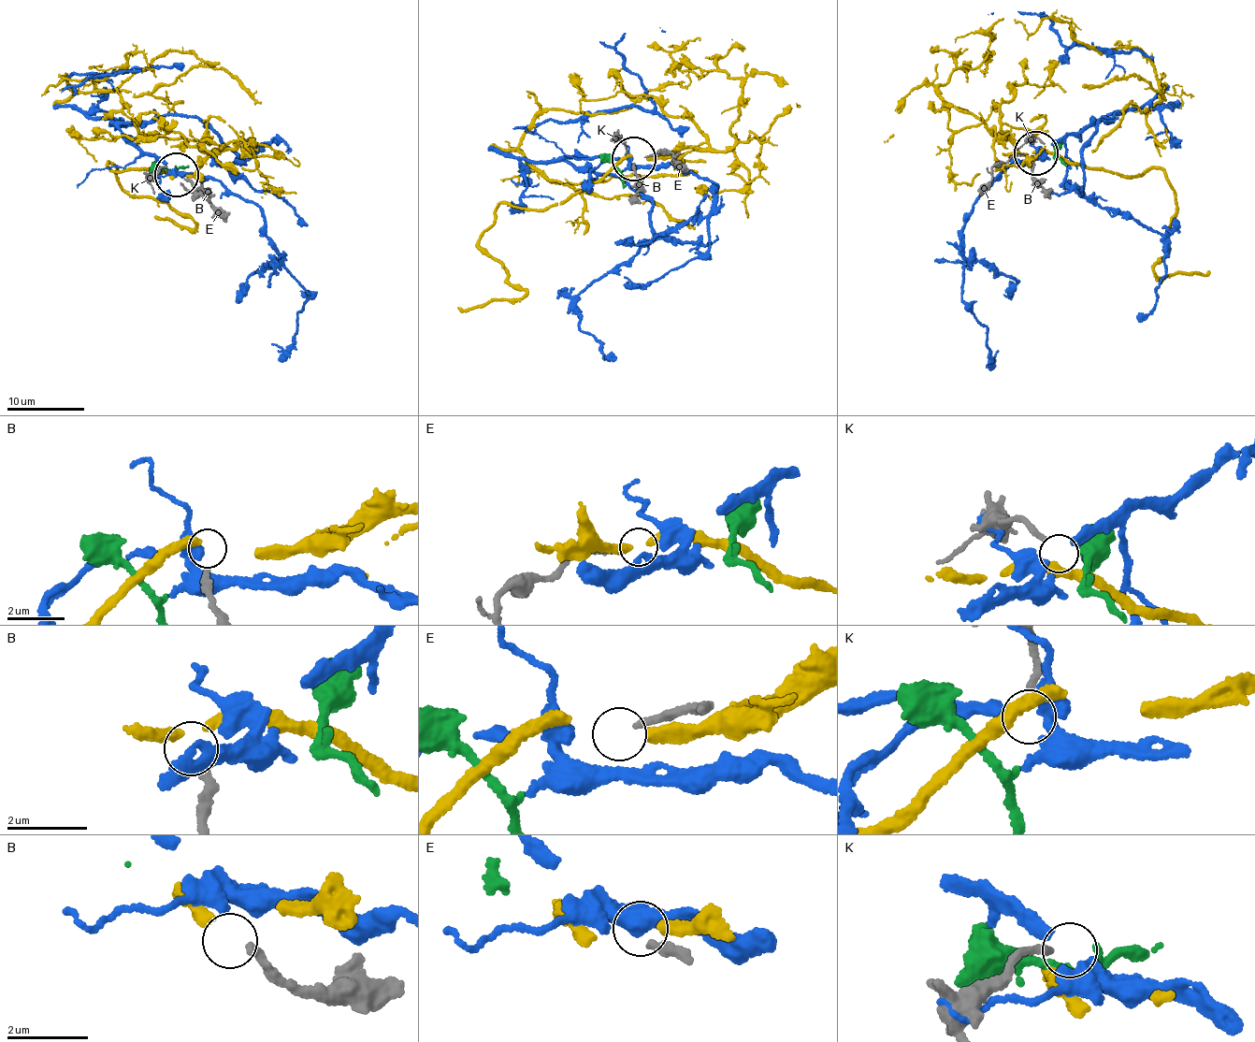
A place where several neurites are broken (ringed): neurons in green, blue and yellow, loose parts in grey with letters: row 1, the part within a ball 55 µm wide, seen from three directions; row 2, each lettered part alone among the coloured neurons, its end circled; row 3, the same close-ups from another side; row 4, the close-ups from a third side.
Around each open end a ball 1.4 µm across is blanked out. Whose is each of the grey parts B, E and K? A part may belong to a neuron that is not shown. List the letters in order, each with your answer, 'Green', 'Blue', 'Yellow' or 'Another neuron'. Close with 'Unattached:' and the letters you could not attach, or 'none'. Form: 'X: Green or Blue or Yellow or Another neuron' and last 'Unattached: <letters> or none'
B: Another neuron
E: Another neuron
K: Another neuron
Unattached: B, E, K

